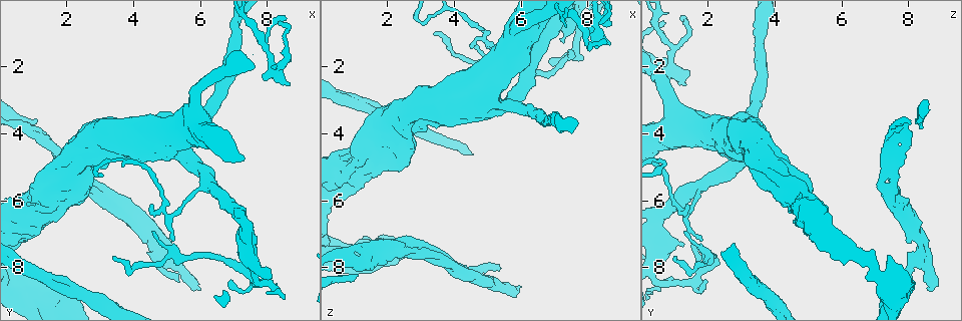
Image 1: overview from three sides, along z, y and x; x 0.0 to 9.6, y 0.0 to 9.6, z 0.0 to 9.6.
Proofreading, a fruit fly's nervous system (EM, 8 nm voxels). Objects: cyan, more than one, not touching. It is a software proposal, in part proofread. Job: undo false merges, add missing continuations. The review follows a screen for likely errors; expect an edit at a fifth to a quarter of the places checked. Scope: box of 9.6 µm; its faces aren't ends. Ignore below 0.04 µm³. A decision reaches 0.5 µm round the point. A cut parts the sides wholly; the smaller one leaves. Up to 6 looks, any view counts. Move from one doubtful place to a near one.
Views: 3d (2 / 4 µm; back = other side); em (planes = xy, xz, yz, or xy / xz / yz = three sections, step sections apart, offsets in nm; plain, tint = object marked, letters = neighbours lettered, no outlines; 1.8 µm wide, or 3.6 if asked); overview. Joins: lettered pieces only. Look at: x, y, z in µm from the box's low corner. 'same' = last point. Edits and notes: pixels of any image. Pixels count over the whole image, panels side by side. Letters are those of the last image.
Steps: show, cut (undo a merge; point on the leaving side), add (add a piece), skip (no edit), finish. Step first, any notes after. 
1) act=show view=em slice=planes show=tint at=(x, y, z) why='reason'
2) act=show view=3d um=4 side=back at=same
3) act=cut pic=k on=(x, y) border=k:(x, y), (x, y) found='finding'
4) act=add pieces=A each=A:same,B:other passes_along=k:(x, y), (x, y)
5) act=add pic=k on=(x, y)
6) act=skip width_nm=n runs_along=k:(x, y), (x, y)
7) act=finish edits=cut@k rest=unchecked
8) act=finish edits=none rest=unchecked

act=show view=em slice=planes show=letters at=(2.45, 5.20, 7.55)

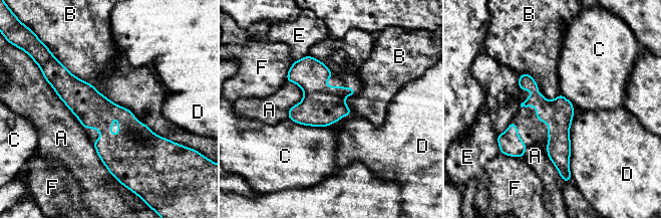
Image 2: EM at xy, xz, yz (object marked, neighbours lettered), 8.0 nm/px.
act=skip each=A:other,B:other,C:other,D:other,E:other,F:other border=2:(56, 58), (110, 100), (134, 114) found='all the same neuron'

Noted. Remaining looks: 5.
act=show view=3d um=4 at=(0.90, 4.10, 7.40) why='closes a loop'

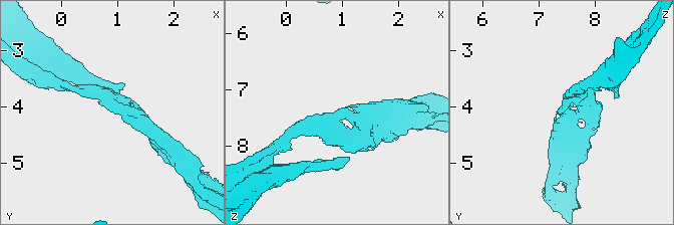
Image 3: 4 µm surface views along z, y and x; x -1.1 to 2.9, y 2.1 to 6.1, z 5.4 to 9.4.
act=show view=em slice=planes show=letters at=(0.95, 4.05, 7.45) why='need the tissue'

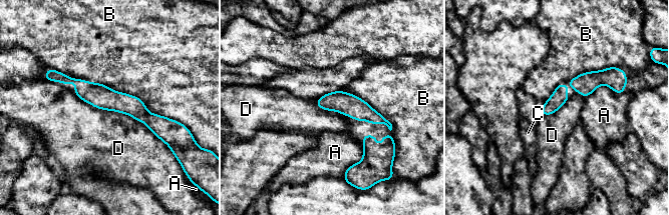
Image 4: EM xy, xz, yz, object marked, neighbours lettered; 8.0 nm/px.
act=skip each=A:other,B:other,C:other,D:other border=4:(72, 91), (141, 121), (165, 144) found='one neuron here'

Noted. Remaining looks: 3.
act=show view=3d um=4 at=(6.25, 5.60, 1.80) why='arms part here'

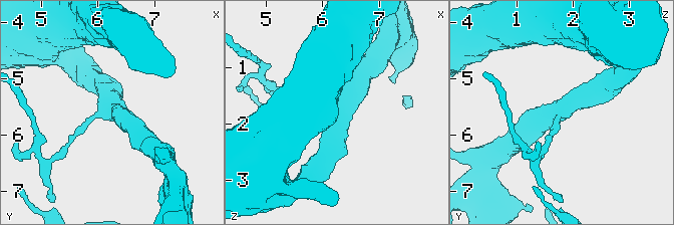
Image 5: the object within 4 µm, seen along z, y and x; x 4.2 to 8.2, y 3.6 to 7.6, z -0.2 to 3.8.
act=show view=em slice=planes show=plain at=(6.30, 5.55, 1.75) arms=3 why='now the EM'

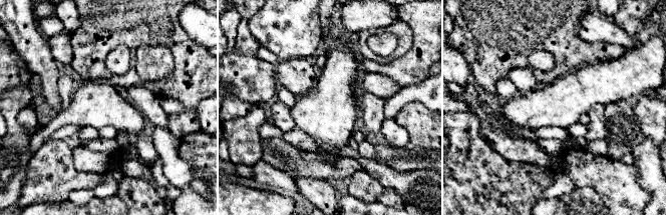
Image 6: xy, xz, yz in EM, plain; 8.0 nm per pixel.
act=show view=em slice=planes show=letters at=same why='what lies round it'

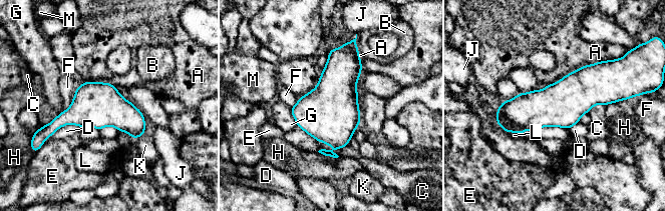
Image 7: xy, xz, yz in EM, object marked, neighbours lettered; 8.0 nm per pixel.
act=skip each=A:other,B:other,C:other,D:other,E:other,F:other,G:other,H:other,J:other,K:other,L:other,M:other found='all the same neuron'

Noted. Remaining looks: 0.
act=finish edits=none rest=unchecked

